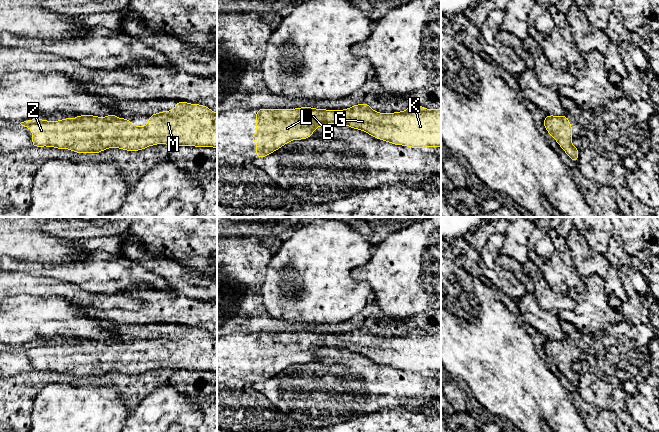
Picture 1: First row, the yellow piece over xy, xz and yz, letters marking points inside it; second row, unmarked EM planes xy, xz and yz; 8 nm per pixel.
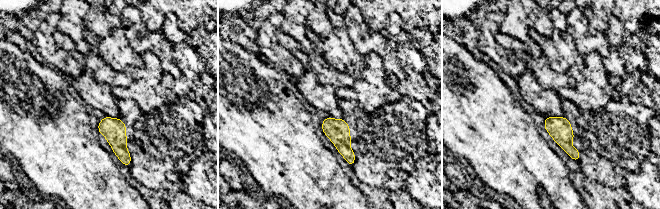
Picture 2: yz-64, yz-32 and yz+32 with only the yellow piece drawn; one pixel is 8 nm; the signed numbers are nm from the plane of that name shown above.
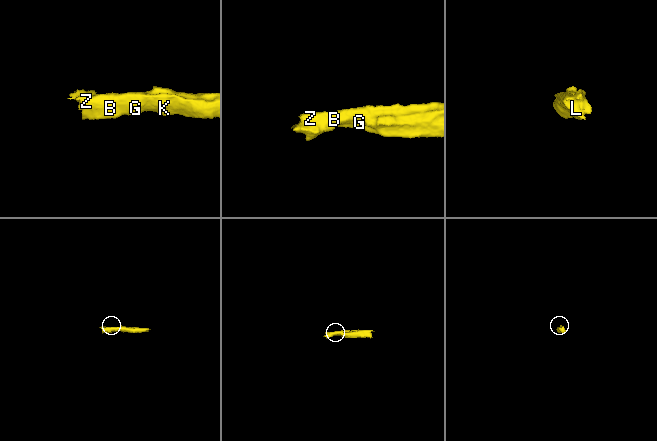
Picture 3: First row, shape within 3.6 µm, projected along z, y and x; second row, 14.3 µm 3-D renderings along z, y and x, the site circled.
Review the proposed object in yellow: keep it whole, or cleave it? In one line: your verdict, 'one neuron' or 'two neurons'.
one neuron

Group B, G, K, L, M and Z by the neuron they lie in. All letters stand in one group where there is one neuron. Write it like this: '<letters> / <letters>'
B G K L M Z

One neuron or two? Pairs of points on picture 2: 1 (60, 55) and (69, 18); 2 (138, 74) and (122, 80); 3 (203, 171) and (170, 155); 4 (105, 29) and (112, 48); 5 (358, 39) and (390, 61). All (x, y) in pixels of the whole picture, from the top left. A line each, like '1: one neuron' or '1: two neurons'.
1: two neurons
2: two neurons
3: two neurons
4: two neurons
5: one neuron

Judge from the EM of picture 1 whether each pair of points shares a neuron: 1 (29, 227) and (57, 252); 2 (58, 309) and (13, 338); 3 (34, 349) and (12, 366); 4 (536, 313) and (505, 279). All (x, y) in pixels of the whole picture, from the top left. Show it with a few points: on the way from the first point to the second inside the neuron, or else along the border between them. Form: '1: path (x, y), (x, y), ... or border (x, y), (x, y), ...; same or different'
1: path (36, 234), (50, 248); same
2: path (47, 316), (35, 316), (24, 327); same
3: path (29, 354), (17, 361); same
4: border (529, 289), (516, 301); different

